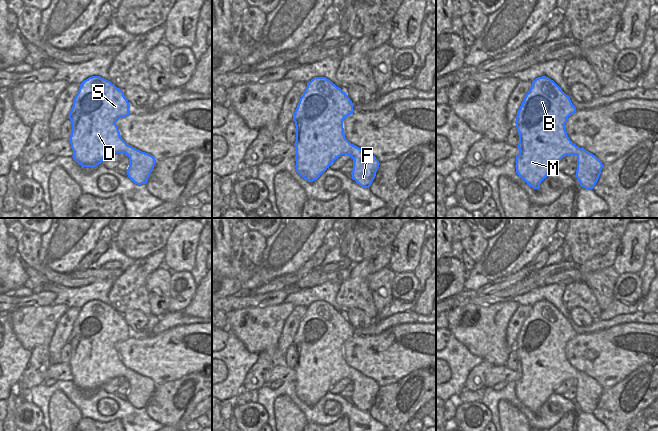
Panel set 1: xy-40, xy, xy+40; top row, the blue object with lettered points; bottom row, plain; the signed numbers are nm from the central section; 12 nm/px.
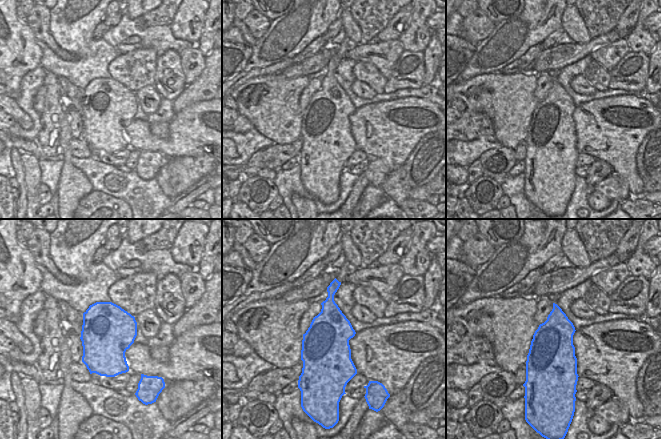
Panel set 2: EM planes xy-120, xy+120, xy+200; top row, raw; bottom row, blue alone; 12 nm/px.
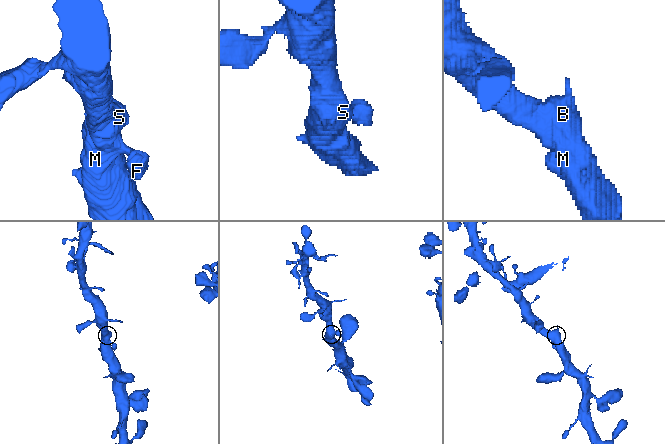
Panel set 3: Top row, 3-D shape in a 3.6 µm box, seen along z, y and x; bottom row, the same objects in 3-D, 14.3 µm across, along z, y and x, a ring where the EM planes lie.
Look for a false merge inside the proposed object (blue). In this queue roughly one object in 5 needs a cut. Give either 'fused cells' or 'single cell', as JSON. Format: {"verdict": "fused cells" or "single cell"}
{"verdict": "single cell"}

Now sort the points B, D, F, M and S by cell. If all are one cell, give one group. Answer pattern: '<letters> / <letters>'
B D F M S

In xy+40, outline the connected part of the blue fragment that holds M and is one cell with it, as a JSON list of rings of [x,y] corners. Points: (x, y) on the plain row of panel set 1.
[[[538,301],[526,318],[516,340],[516,352],[519,357],[519,379],[516,380],[516,397],[533,413],[539,413],[541,406],[552,395],[555,388],[566,379],[577,380],[576,402],[580,410],[593,413],[601,394],[602,386],[592,377],[572,367],[565,354],[569,340],[576,336],[568,319],[550,302]]]

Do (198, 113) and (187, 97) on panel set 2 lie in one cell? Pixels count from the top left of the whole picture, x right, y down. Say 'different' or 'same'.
different

